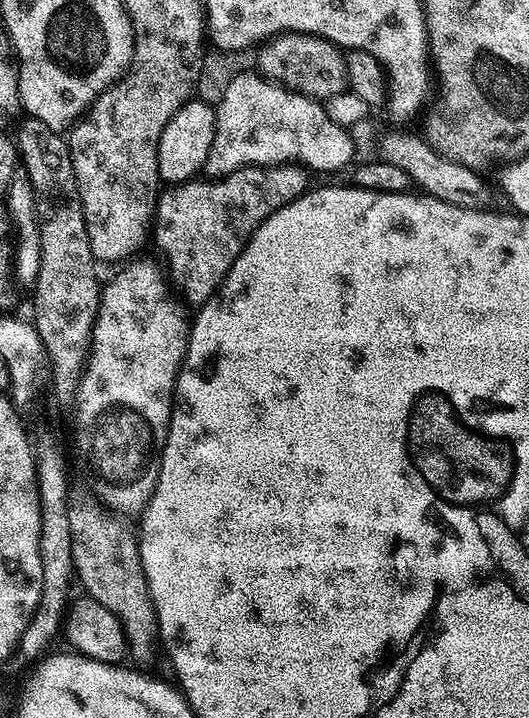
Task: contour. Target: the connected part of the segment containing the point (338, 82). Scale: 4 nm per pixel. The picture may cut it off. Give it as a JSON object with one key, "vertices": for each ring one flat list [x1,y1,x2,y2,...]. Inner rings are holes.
{"vertices":[[281,33,277,37,269,39,265,45,257,51,259,71,265,79,279,82,294,92,300,92,312,100,326,101,334,94,342,94,350,88,350,64,342,53,336,49,337,45,331,40,324,40,320,36,302,35,300,33]]}

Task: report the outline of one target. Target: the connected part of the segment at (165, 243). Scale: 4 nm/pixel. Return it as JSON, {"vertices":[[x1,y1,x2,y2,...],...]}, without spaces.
{"vertices":[[286,163,262,168,240,168,229,176,219,178,193,178,182,184,165,187,159,193,150,232,152,236,156,235,156,244,164,255,167,279,177,293,180,291,184,295,182,300,185,305,202,305,216,293,216,289,224,283,230,266,244,249,244,243,252,237,252,232,258,230,258,226,262,226,270,214,282,210,282,206,309,191,308,179,310,176,305,169]]}

